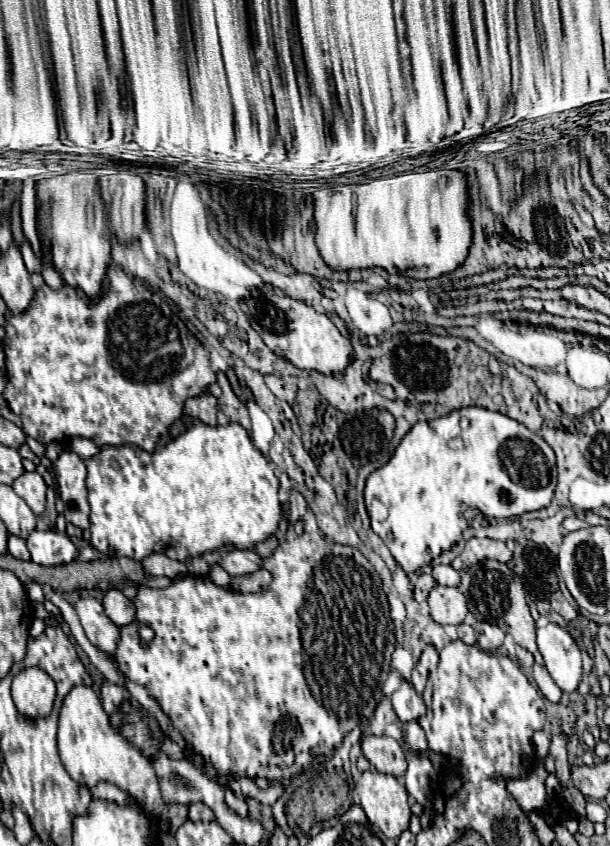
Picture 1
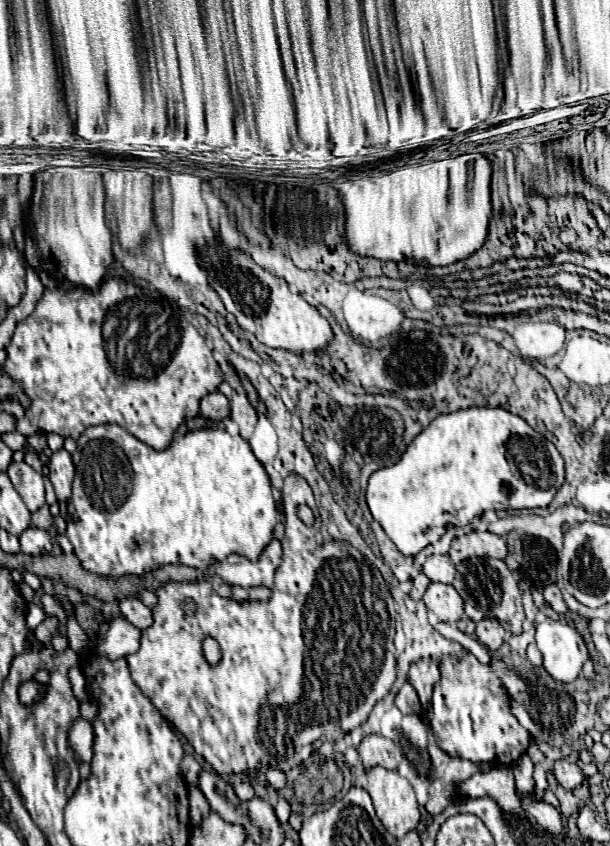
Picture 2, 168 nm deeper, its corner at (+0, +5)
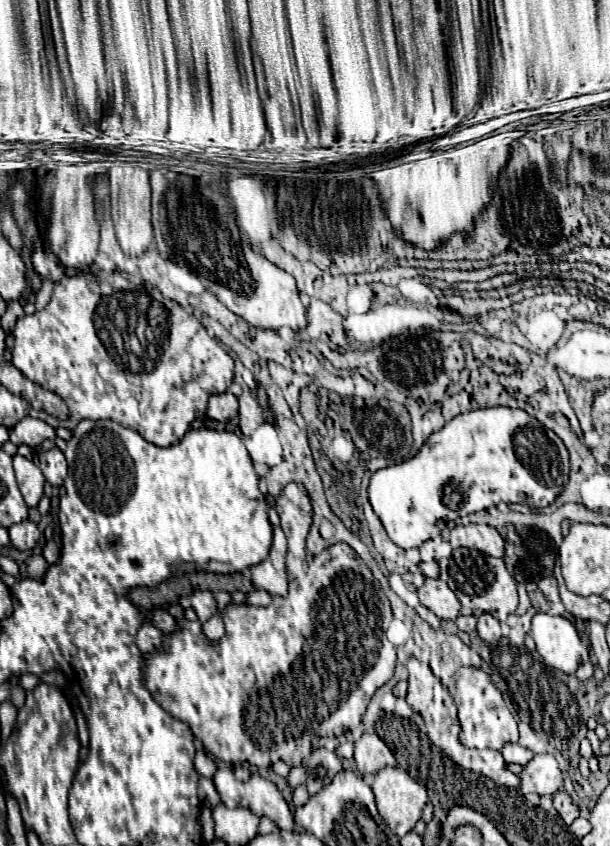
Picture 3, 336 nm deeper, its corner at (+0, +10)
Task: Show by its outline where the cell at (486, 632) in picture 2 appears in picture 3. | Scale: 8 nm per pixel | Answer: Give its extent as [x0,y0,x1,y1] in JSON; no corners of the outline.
[478,613,502,645]

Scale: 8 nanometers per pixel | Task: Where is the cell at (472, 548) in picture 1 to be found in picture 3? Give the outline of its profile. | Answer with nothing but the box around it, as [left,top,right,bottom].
[449,525,504,557]

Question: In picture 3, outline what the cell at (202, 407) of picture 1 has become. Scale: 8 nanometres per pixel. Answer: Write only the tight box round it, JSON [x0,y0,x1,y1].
[208,391,238,421]

